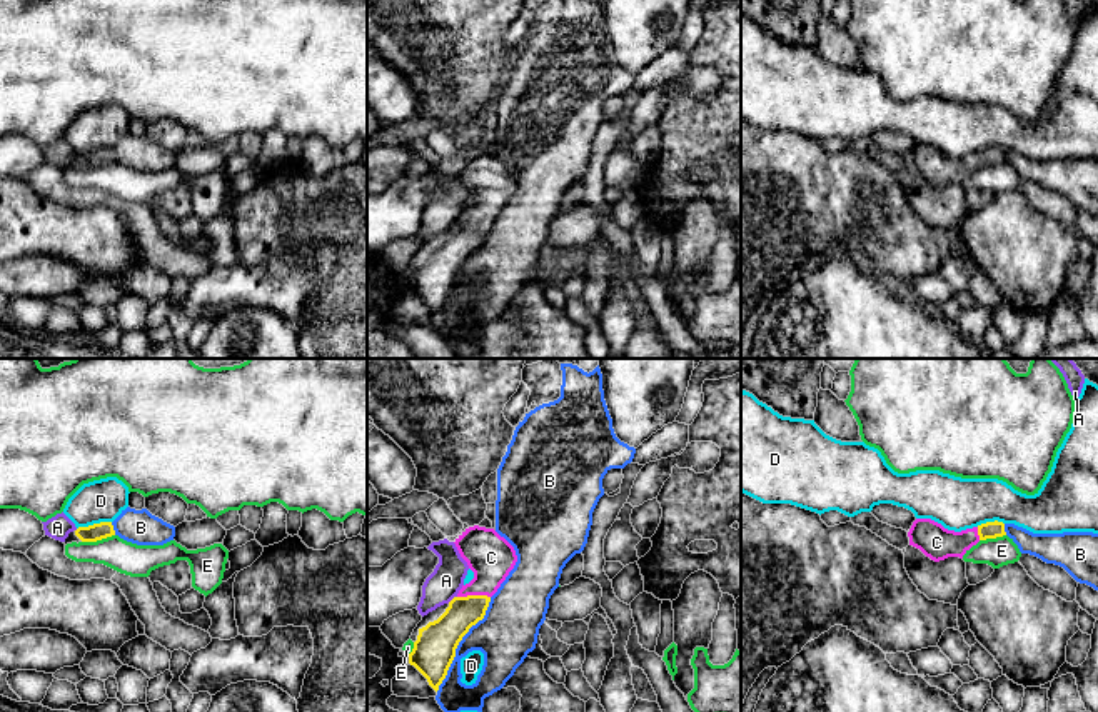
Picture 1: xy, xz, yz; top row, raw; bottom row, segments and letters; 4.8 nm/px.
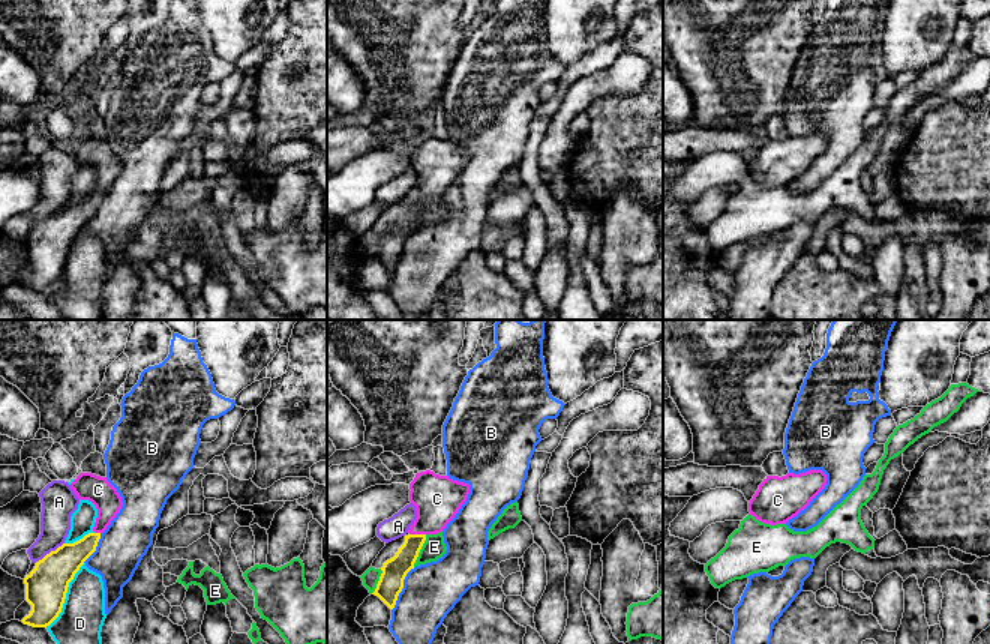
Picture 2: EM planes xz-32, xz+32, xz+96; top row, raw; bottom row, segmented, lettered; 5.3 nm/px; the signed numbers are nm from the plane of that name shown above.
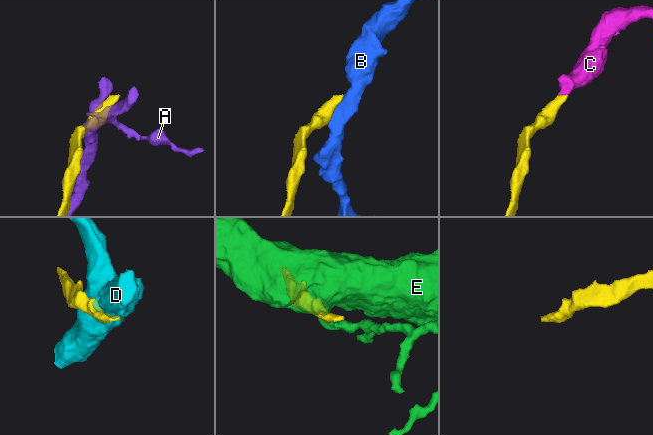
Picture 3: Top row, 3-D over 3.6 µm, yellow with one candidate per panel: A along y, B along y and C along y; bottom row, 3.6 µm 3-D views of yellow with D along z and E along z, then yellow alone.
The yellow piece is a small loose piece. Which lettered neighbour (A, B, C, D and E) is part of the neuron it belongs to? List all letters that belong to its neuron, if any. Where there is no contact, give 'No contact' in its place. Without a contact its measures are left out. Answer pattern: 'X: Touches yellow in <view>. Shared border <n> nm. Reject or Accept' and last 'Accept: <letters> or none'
A: Touches yellow in xz. Shared border 60 nm. Reject
B: Touches yellow in xz. Shared border 550 nm. Reject
C: Touches yellow in xz. Shared border 160 nm. Accept
D: Touches yellow in xy. Shared border 170 nm. Reject
E: Touches yellow in xy. Shared border 170 nm. Reject
Accept: C

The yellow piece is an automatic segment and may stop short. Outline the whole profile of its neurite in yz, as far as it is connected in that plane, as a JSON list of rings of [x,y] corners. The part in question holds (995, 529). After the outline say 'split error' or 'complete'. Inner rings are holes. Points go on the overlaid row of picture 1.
[[[916,519],[908,532],[909,545],[919,549],[934,562],[959,557],[980,540],[1006,535],[1003,522],[986,522],[961,532],[948,530],[931,519]]] | split error

